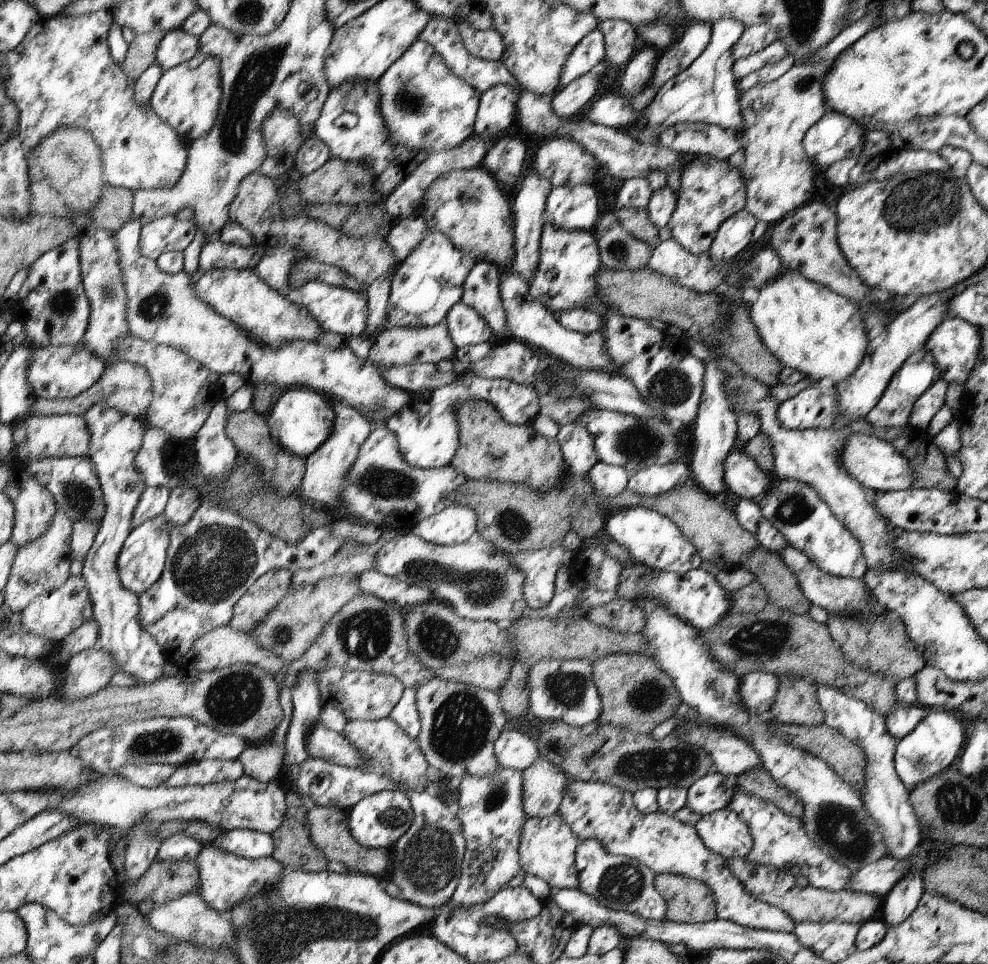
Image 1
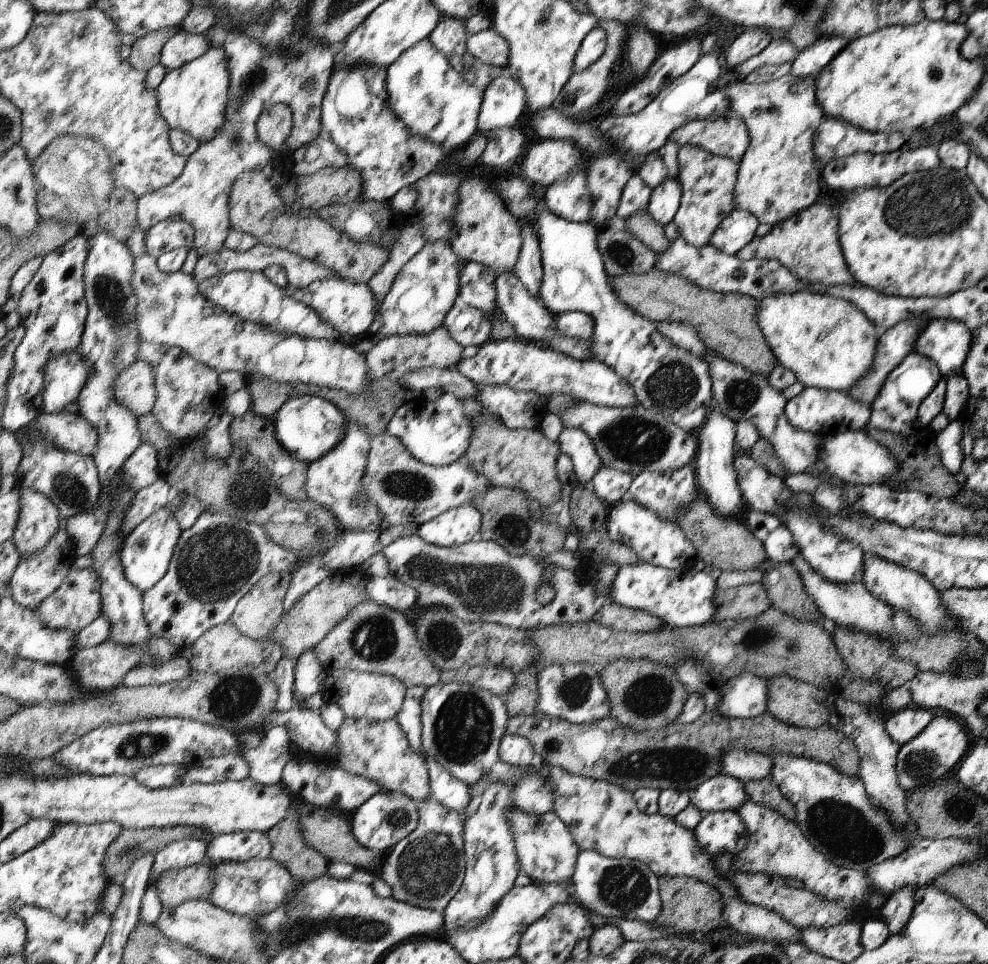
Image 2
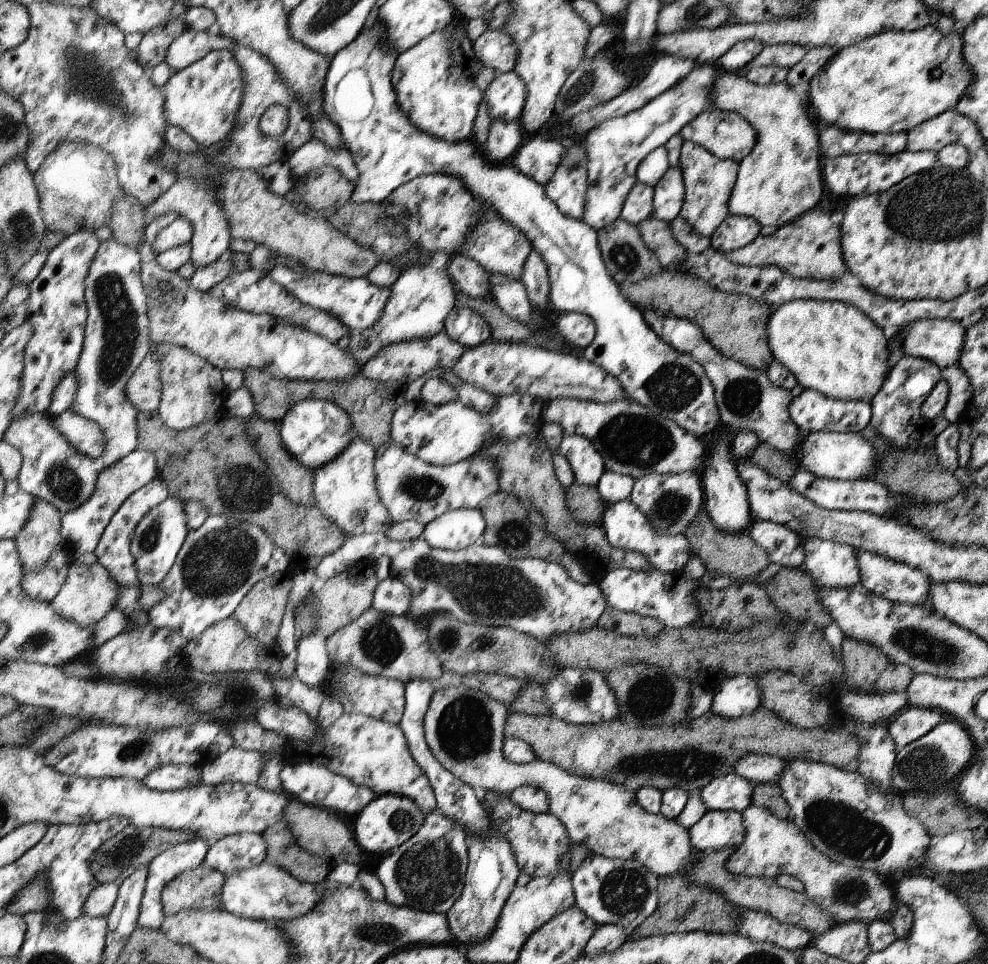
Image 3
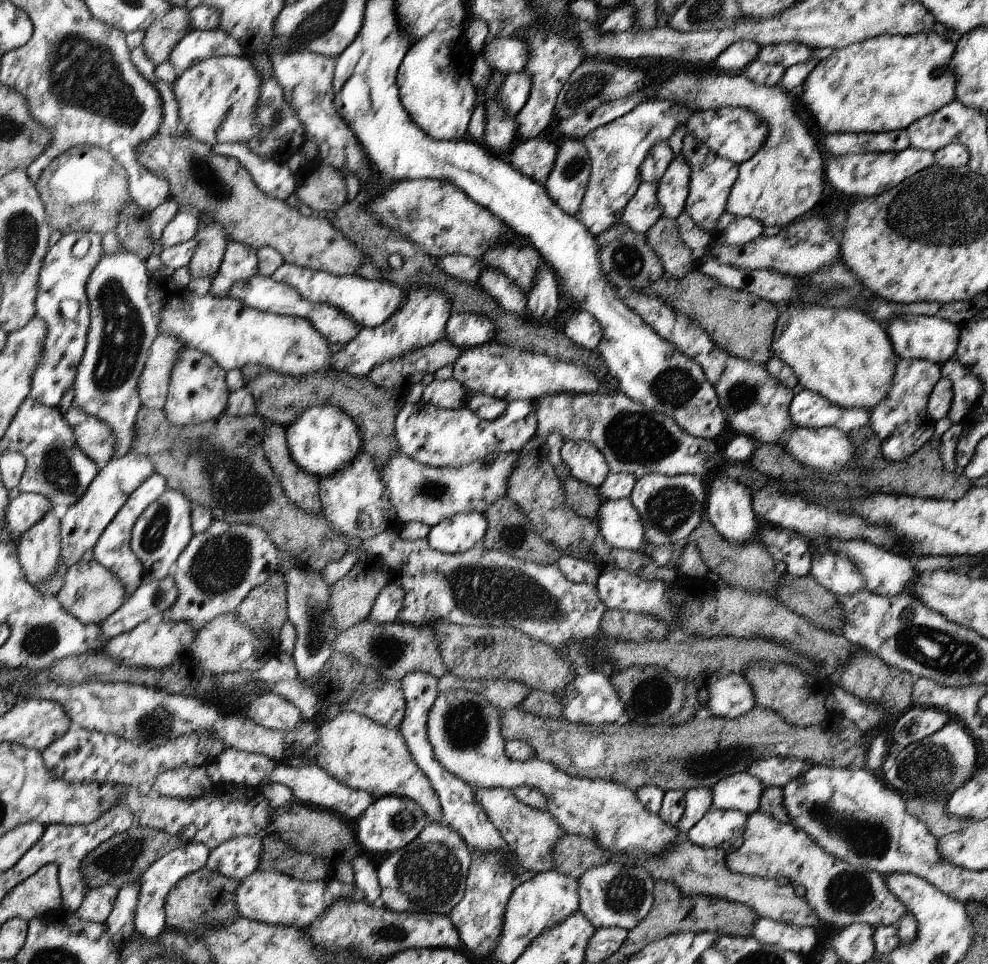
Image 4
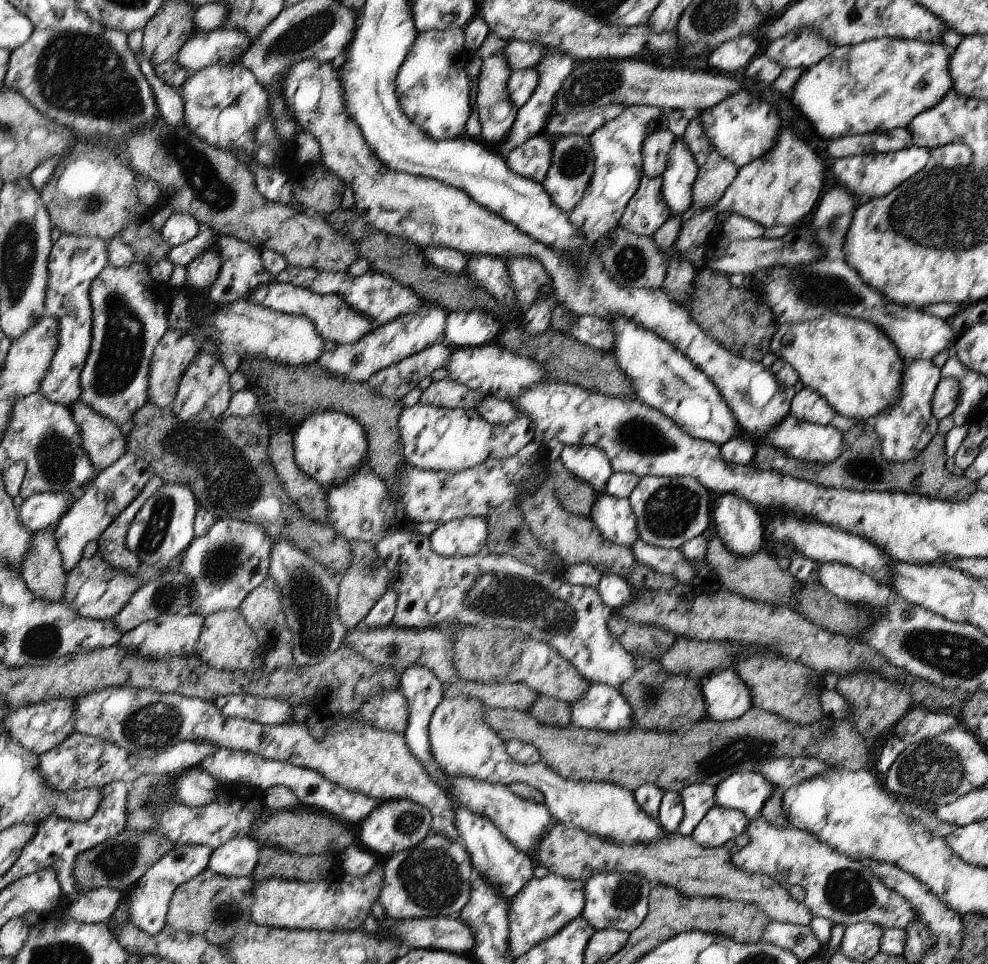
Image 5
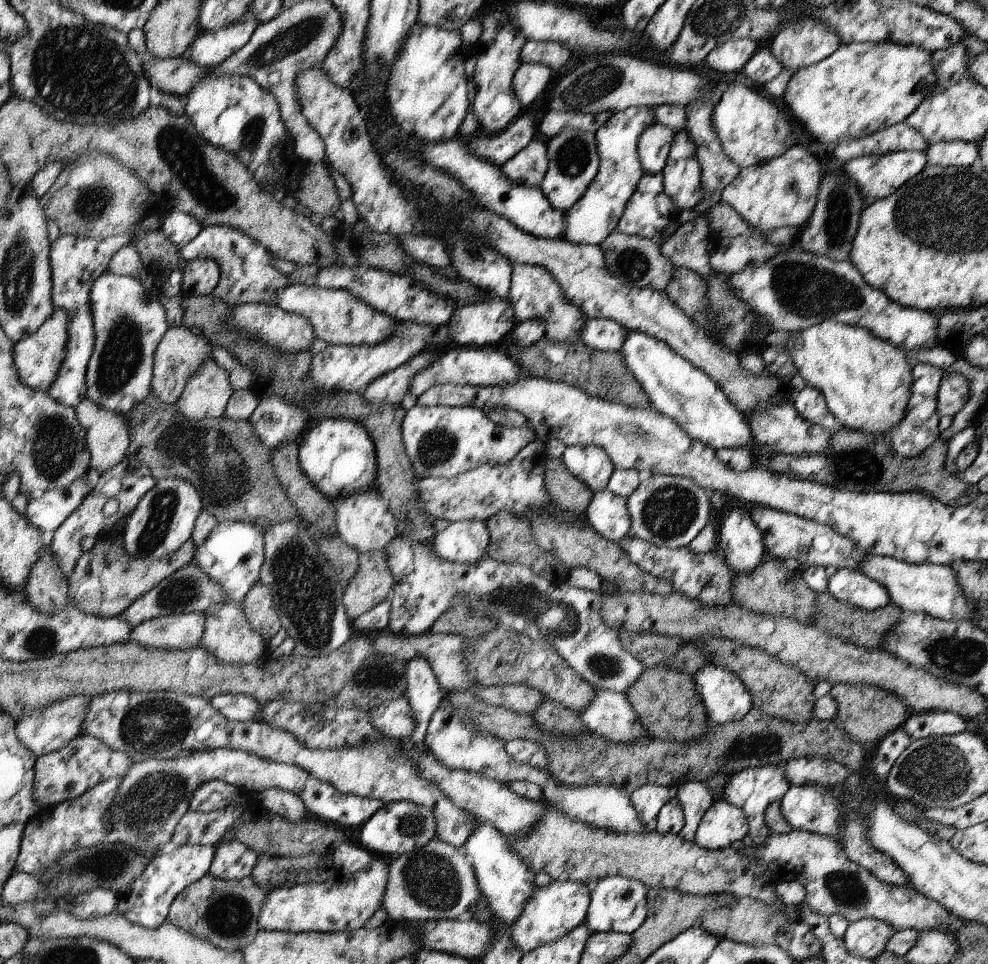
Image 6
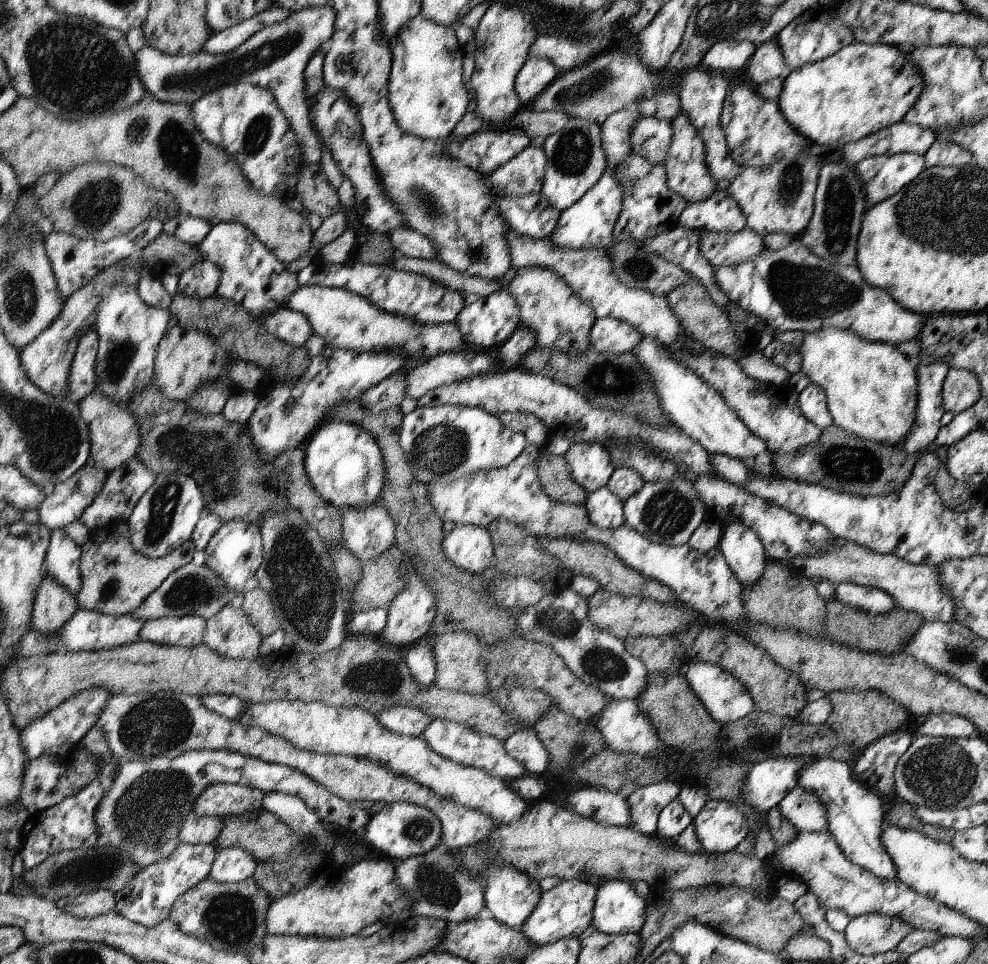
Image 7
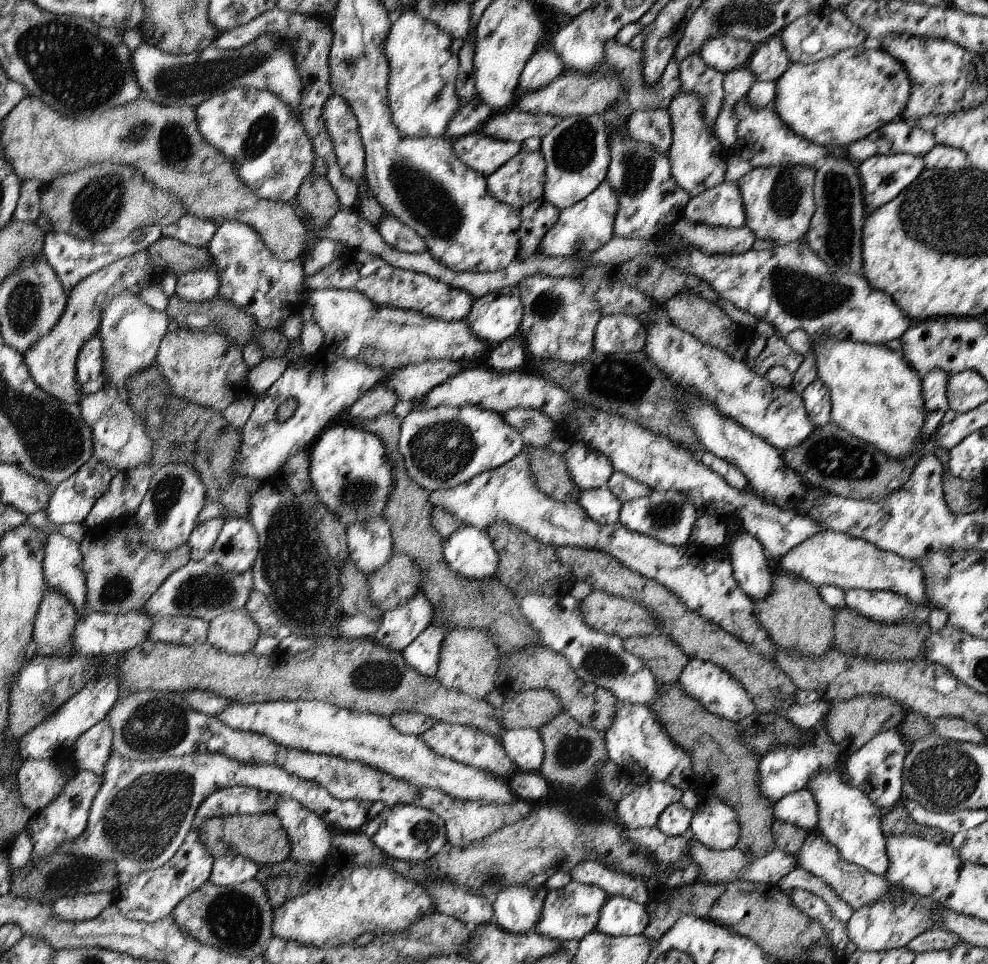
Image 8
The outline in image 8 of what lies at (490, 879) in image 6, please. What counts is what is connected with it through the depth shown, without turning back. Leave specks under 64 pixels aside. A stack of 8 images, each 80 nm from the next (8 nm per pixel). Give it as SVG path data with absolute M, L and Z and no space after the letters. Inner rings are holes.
M516 885L506 887L500 891L493 904L494 916L492 922L502 930L512 934L526 934L535 930L536 925L543 916L543 902L546 900L545 887L525 887Z

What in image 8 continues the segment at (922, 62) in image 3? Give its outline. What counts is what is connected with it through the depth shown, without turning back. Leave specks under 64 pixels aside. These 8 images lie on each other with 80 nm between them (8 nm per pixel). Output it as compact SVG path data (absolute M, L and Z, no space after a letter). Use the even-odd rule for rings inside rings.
M865 46L846 49L807 65L791 63L776 81L776 86L772 105L783 123L798 136L827 148L849 146L891 120L901 118L907 98L911 95L911 82L902 63L882 49L867 49Z

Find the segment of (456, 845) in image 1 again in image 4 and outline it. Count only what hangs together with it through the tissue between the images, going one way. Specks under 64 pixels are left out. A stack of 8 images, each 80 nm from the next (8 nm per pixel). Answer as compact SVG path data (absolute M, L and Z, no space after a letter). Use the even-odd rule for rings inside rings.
M430 822L403 849L391 854L377 867L382 904L396 913L438 913L449 915L465 897L472 851L465 840L444 822Z

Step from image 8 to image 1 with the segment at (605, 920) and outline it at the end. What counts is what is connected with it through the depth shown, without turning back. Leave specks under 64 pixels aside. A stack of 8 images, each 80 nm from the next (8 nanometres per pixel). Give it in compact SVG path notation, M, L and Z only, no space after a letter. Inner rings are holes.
M588 839L579 843L575 866L579 875L578 889L596 899L602 906L615 911L634 913L645 919L661 921L665 918L667 904L656 890L656 874L637 859L608 854L600 842Z

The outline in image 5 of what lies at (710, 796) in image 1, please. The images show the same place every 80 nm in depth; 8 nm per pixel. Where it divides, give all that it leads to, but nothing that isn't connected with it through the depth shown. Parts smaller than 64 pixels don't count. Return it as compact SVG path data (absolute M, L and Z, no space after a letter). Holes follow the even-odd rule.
M738 771L715 787L715 804L740 810L751 823L761 817L764 805L776 789L775 784L764 778L760 771Z

